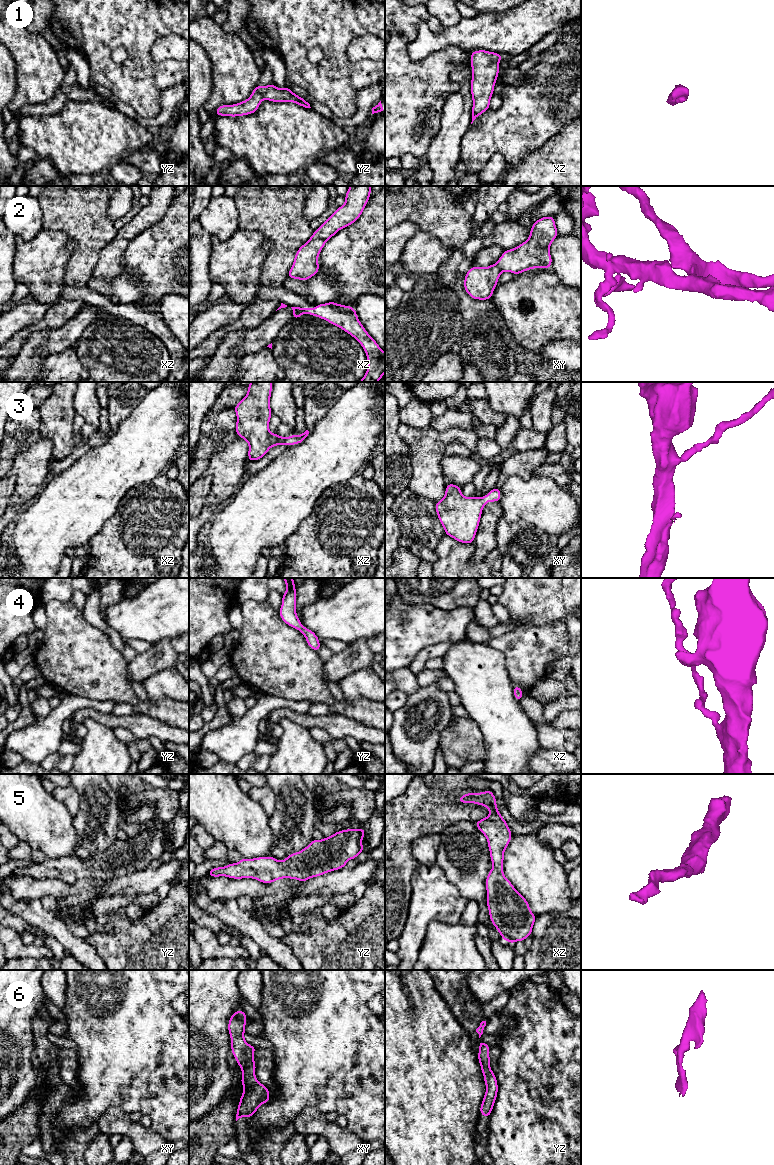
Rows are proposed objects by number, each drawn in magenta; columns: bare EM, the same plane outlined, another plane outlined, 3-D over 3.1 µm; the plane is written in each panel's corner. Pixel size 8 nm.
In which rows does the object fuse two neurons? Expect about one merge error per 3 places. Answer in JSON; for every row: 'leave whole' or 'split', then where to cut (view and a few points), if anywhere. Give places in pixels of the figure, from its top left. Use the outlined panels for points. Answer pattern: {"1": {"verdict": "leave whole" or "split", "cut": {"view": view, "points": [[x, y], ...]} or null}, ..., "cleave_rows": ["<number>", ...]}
{"1": {"verdict": "leave whole", "cut": null}, "2": {"verdict": "split", "cut": {"view": "xy", "points": [[495, 264], [502, 271]]}}, "3": {"verdict": "leave whole", "cut": null}, "4": {"verdict": "leave whole", "cut": null}, "5": {"verdict": "leave whole", "cut": null}, "6": {"verdict": "leave whole", "cut": null}, "cleave_rows": ["2"]}

